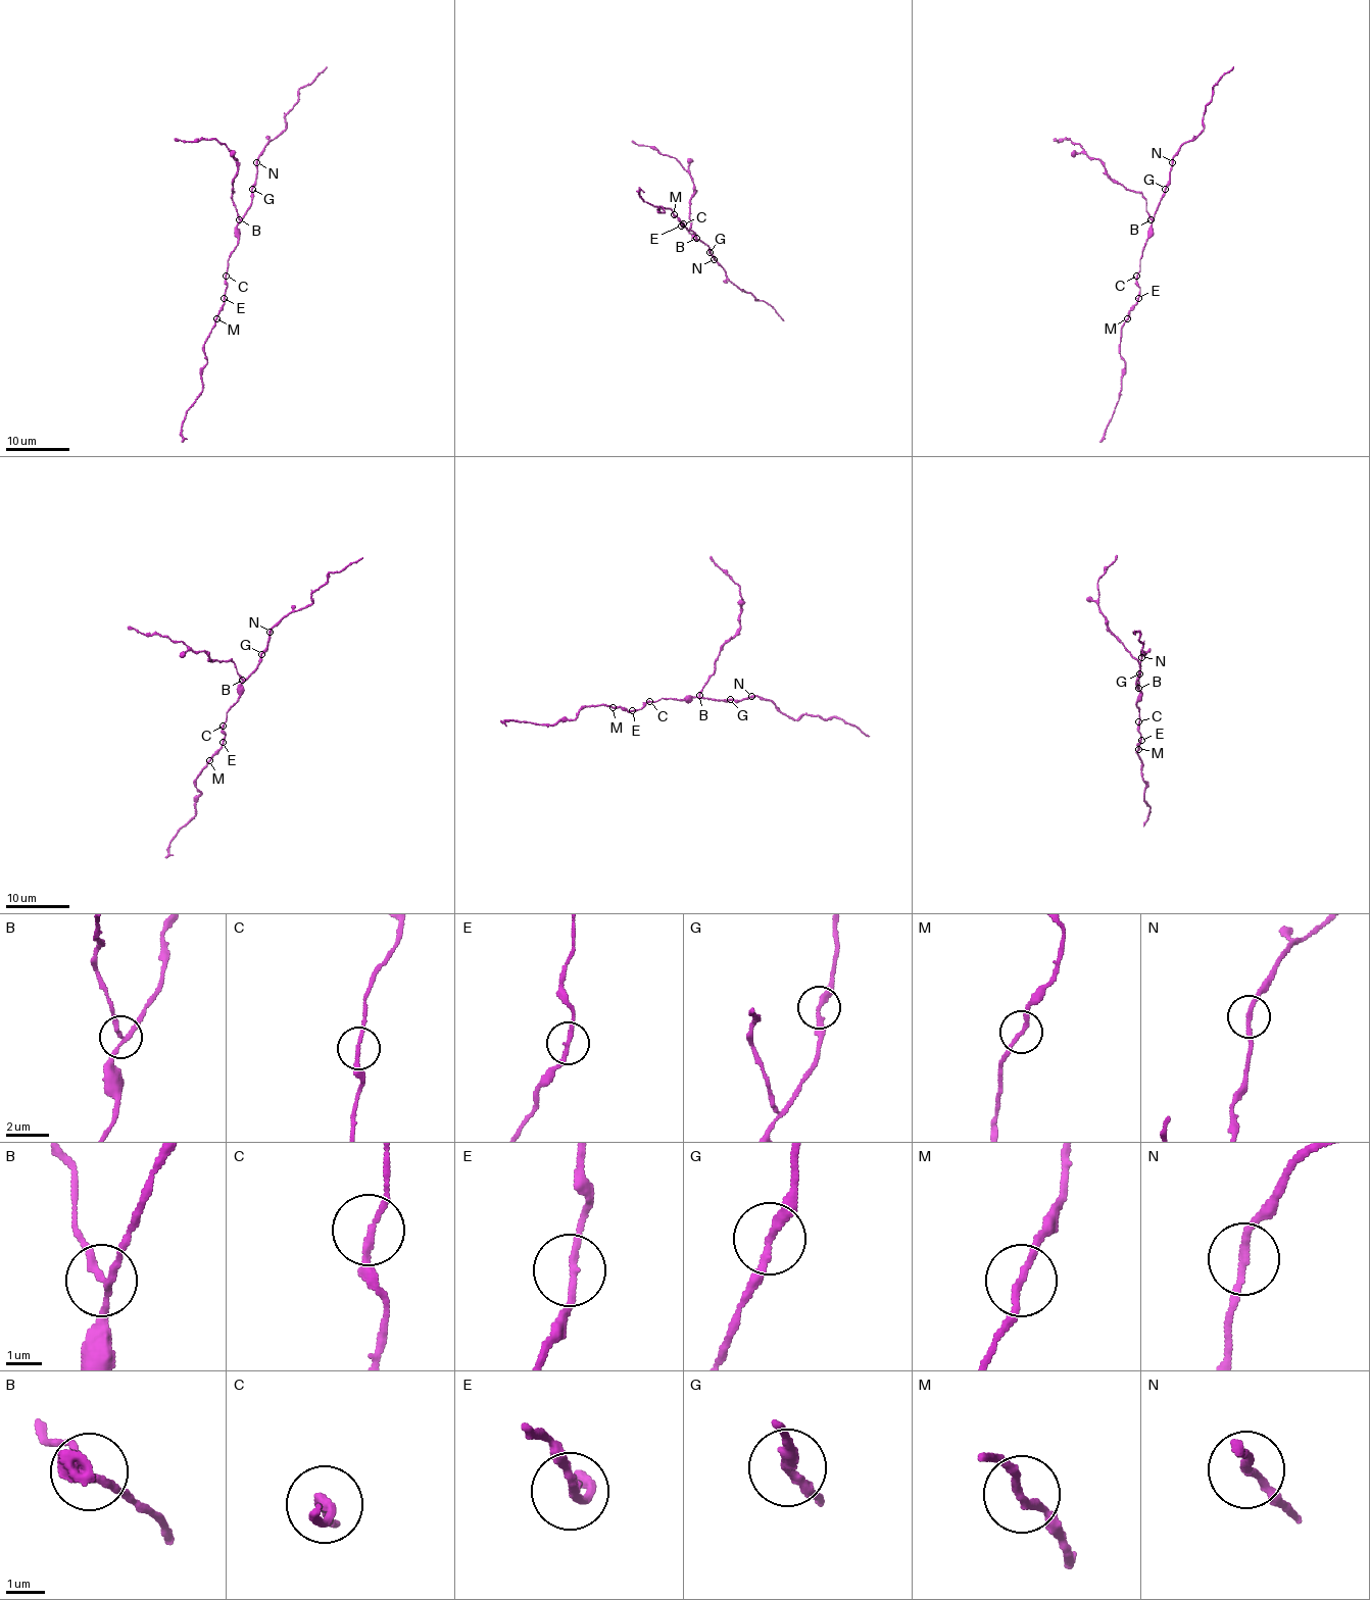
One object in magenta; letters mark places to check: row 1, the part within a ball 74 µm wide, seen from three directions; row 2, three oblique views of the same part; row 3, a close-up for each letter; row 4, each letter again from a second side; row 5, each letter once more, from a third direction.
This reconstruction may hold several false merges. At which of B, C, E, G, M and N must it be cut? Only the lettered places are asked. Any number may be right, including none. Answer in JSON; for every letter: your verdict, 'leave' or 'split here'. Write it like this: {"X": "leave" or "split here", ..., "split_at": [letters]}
{"B": "split here", "C": "leave", "E": "leave", "G": "leave", "M": "leave", "N": "split here", "split_at": ["B", "N"]}

